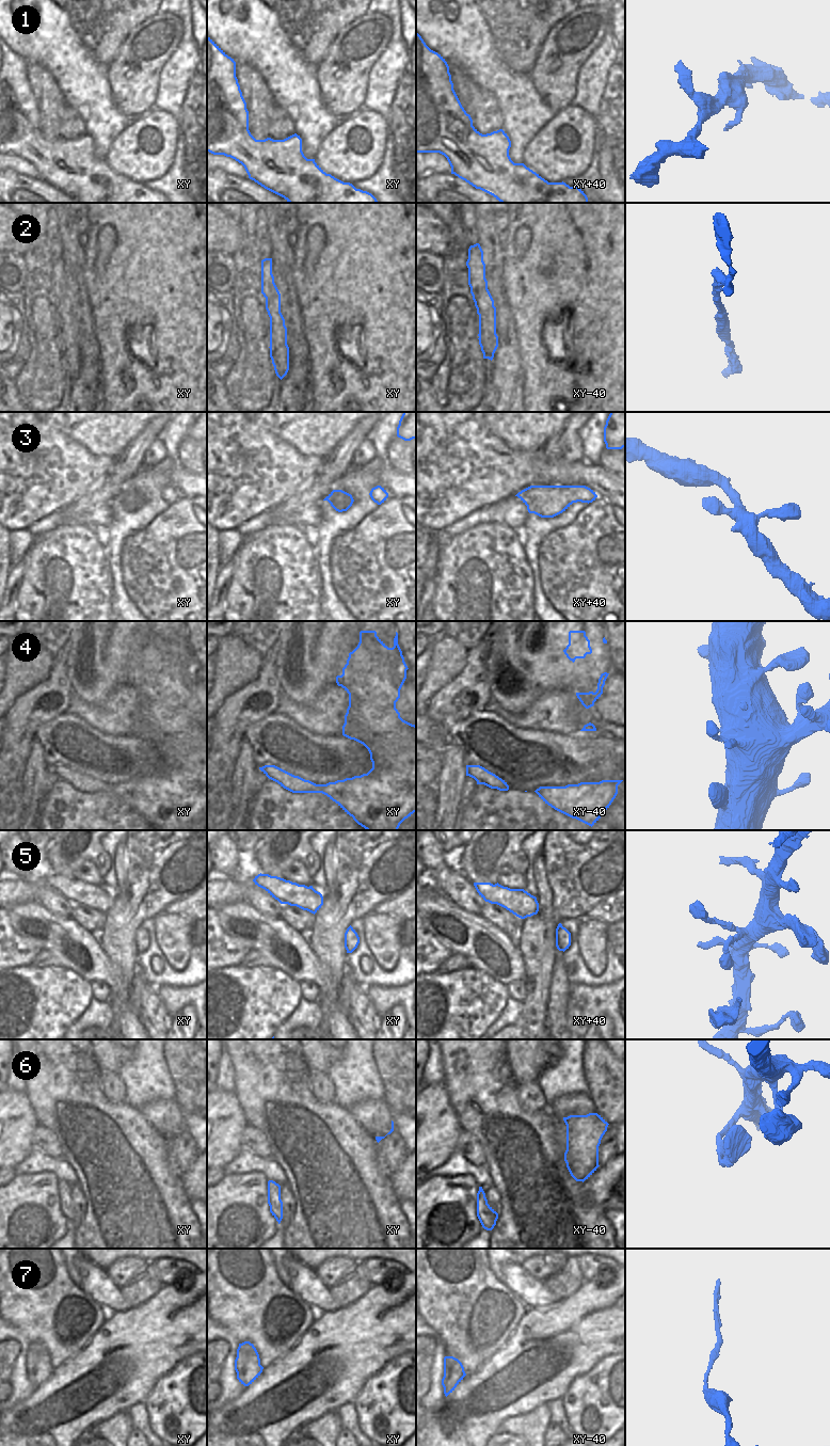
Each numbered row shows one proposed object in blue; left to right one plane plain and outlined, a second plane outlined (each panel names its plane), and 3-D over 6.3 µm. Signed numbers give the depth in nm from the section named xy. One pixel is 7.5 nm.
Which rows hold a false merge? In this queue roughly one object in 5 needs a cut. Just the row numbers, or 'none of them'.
none of them.

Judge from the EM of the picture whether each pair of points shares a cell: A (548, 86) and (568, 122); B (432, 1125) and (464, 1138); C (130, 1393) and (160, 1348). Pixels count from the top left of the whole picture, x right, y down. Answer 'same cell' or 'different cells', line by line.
A: different cells
B: different cells
C: same cell

